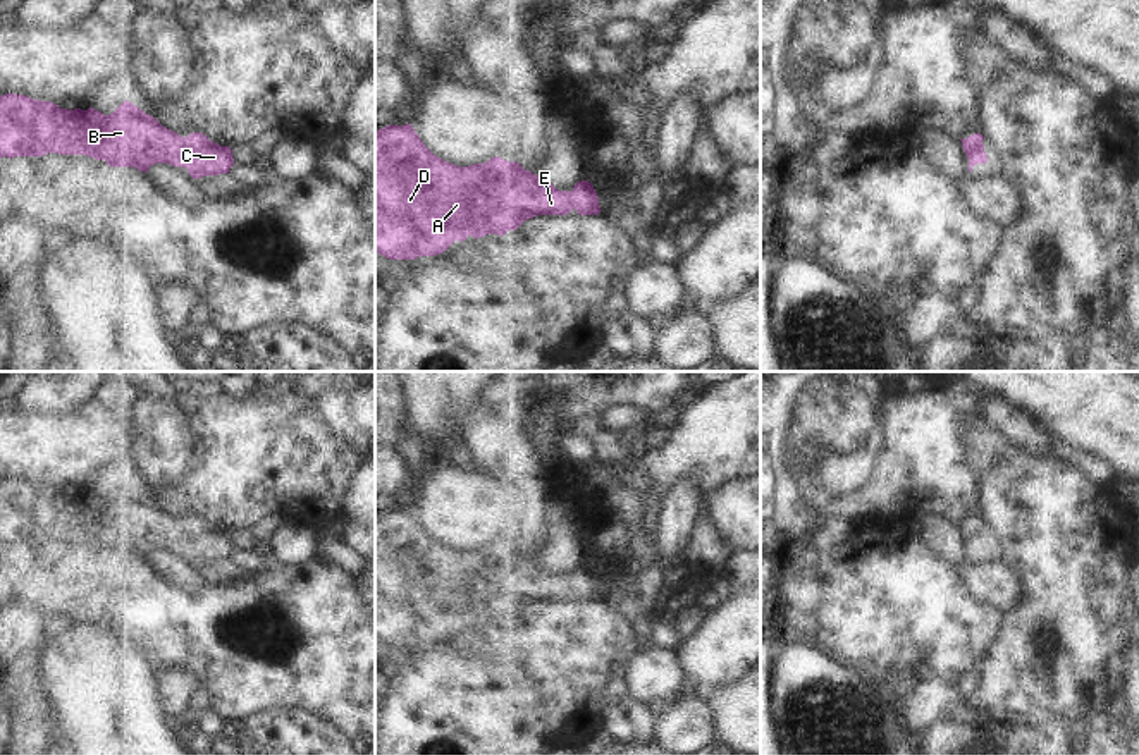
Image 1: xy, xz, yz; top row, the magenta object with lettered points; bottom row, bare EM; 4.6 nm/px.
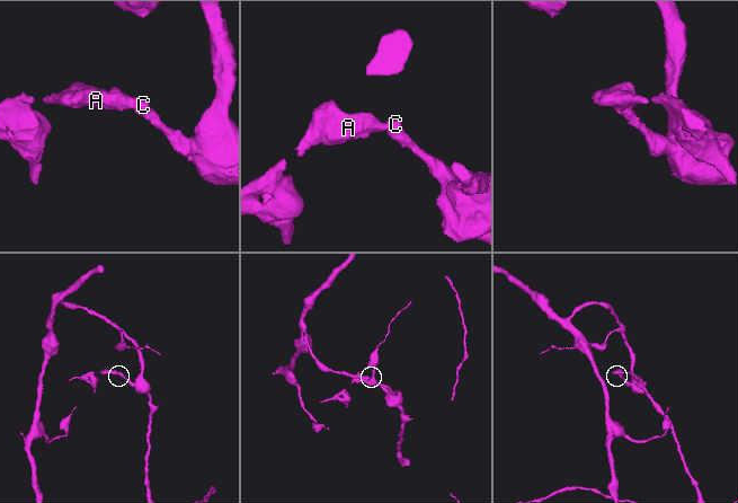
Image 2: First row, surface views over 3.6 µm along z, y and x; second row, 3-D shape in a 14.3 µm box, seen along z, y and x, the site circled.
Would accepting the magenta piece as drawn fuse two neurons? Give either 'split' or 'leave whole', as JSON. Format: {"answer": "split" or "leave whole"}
{"answer": "leave whole"}

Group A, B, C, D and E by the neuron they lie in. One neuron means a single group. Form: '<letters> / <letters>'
A B C D E

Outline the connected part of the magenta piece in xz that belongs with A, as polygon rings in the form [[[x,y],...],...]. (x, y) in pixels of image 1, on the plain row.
[[[392,509],[375,518],[375,638],[389,645],[435,641],[468,621],[504,621],[537,600],[568,600],[573,595],[578,600],[600,598],[599,581],[588,566],[559,576],[549,562],[501,542],[468,552],[453,550],[435,542],[411,509]]]

